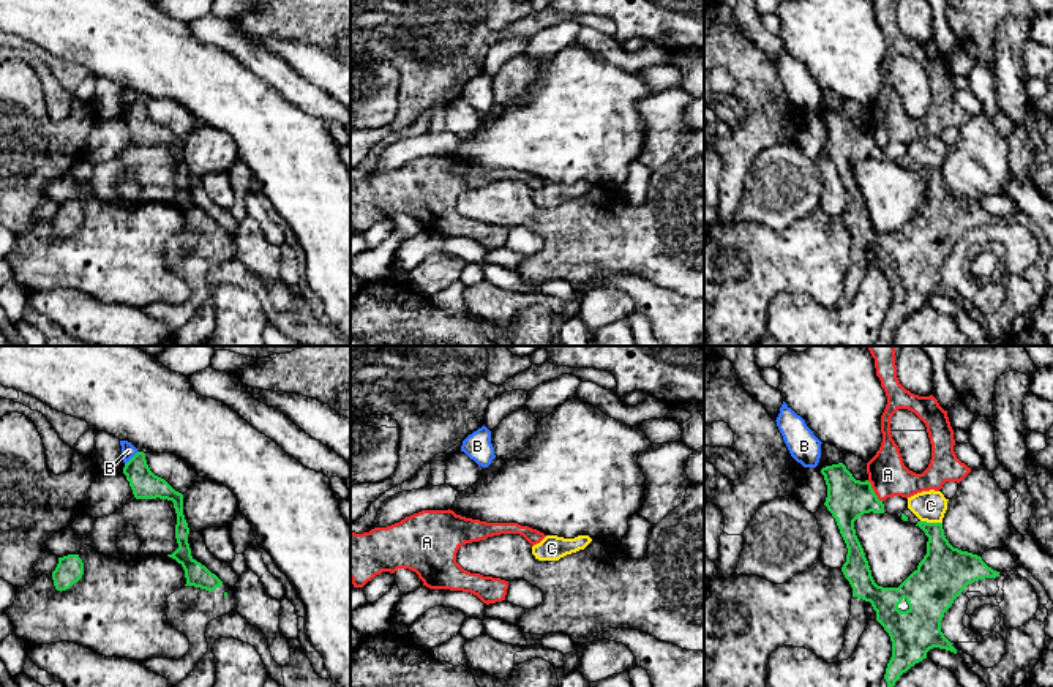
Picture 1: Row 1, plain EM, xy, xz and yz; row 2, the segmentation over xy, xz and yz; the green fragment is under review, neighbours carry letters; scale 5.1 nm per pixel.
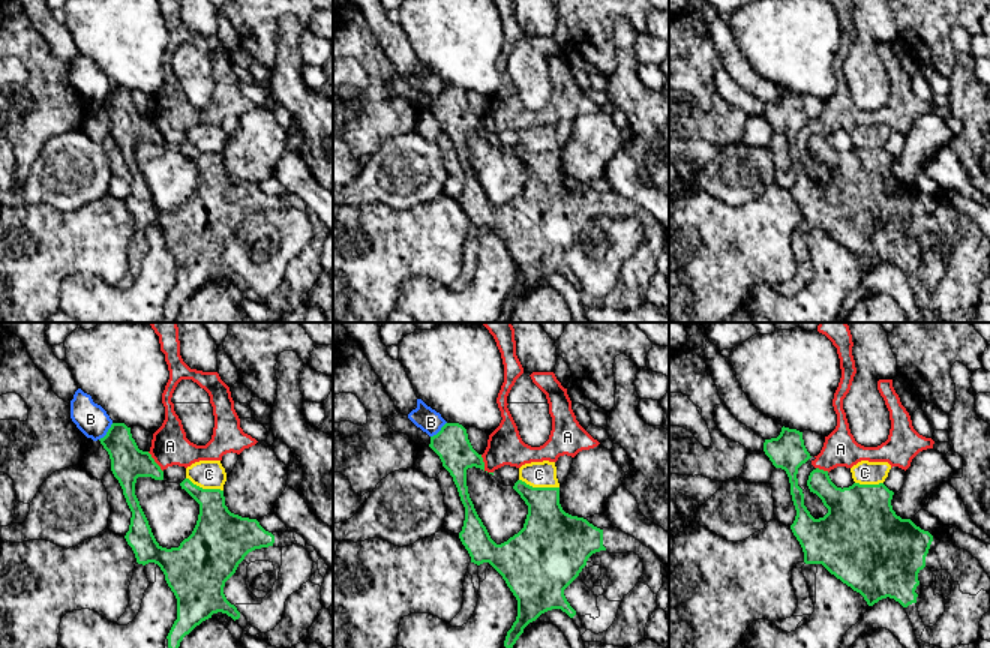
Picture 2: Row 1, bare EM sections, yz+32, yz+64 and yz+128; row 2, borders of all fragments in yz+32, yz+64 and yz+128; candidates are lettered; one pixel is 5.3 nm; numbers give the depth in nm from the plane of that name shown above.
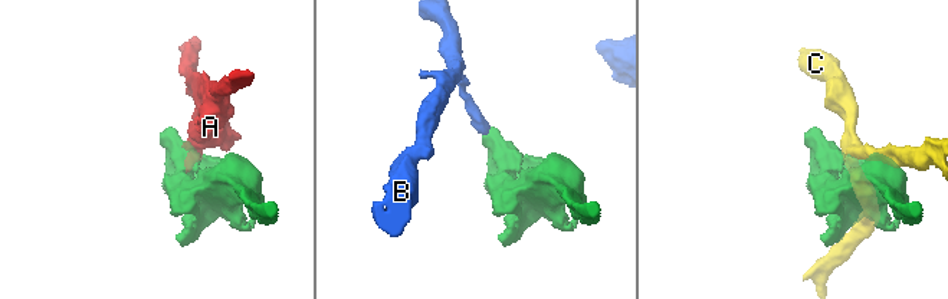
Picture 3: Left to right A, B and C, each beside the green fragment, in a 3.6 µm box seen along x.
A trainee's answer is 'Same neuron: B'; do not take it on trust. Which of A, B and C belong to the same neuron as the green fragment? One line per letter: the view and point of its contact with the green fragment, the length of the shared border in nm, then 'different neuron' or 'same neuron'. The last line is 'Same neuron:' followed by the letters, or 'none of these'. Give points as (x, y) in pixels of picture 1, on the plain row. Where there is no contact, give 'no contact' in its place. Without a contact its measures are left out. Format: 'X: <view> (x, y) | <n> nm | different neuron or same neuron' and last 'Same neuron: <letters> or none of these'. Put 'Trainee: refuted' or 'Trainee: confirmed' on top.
Trainee: refuted
A: yz (873, 138) | 130 nm | different neuron
B: xy (131, 105) | 100 nm | different neuron
C: yz (932, 169) | 110 nm | different neuron
Same neuron: none of these

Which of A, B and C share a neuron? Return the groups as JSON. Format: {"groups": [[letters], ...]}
{"groups": [["A"], ["B"], ["C"]]}

